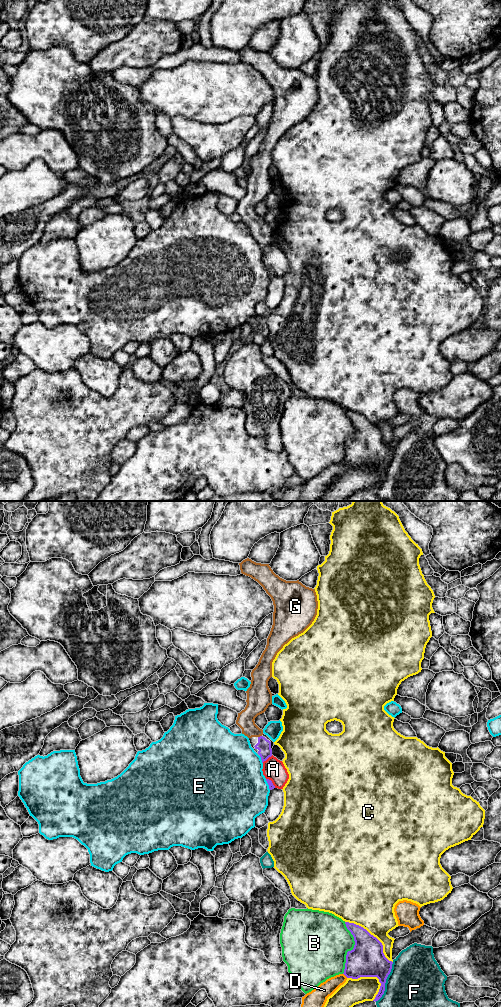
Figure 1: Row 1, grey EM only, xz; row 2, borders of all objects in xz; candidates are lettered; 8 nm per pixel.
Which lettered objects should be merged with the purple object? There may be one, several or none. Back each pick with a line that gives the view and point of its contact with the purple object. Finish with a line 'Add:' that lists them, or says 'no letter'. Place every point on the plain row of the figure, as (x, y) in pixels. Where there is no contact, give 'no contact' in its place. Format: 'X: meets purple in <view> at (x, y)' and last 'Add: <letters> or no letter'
G: meets purple in xz at (260, 224)
Add: G

